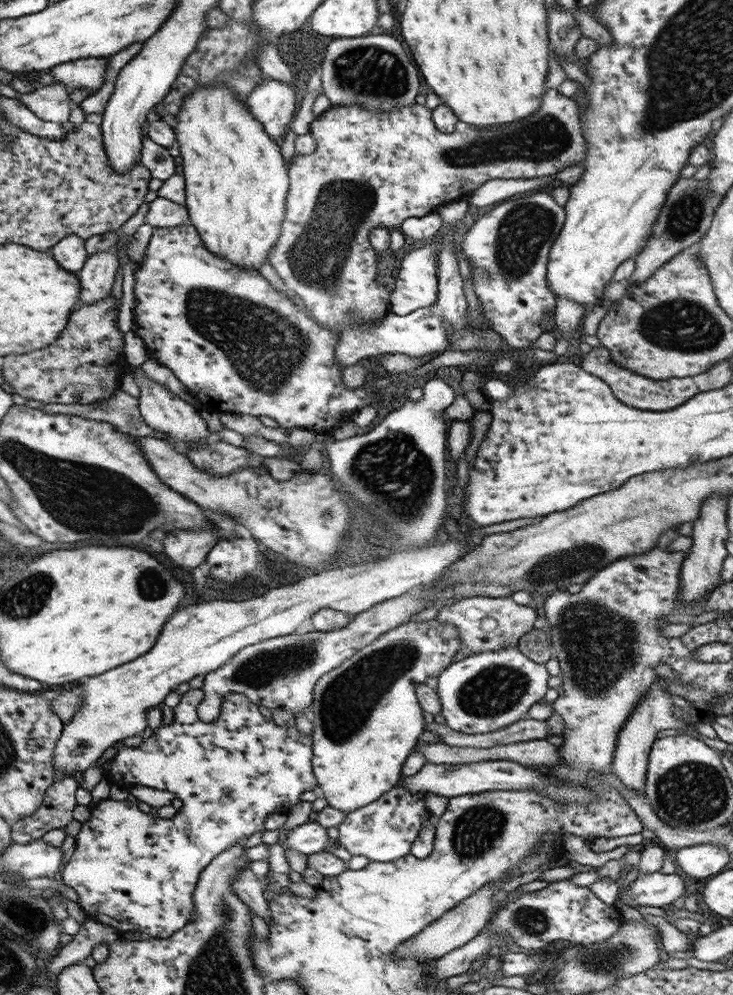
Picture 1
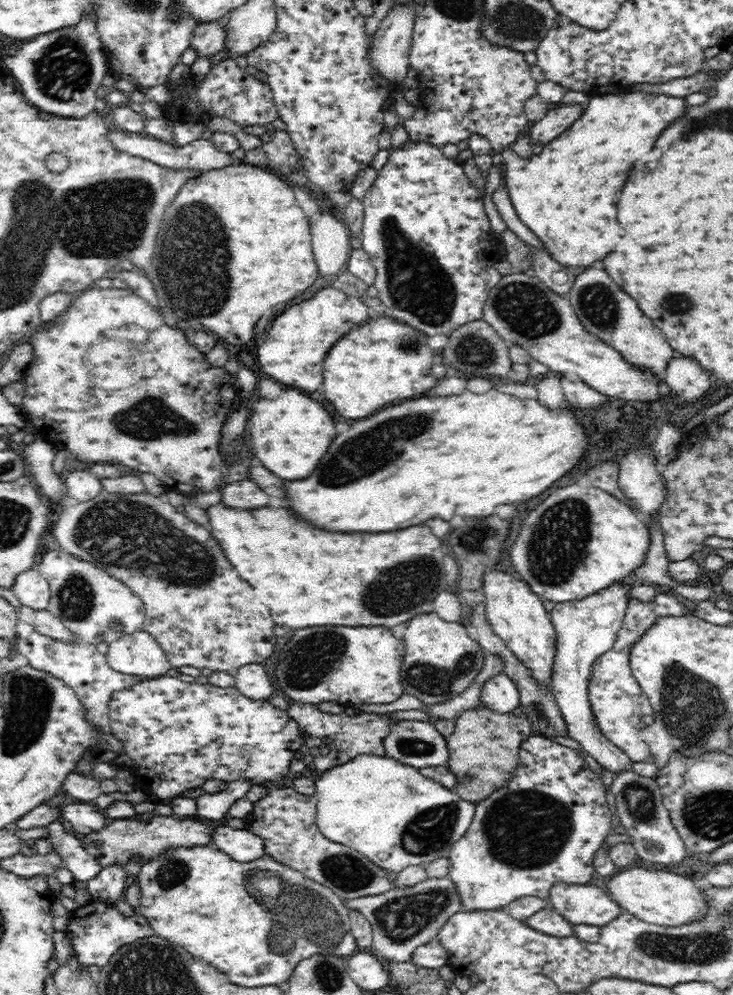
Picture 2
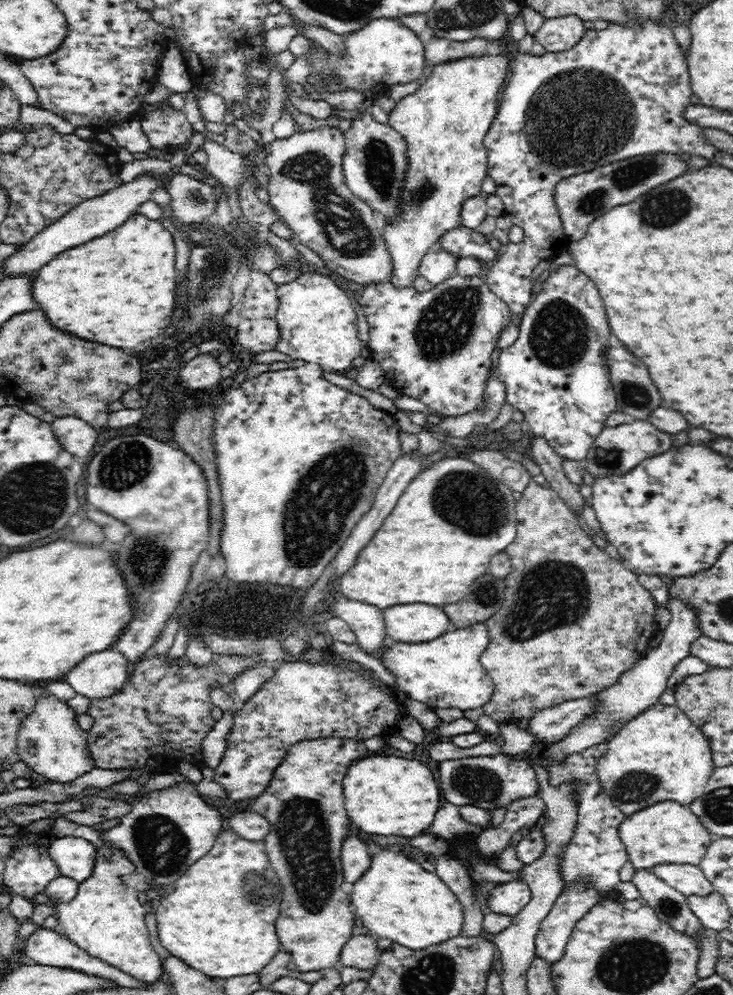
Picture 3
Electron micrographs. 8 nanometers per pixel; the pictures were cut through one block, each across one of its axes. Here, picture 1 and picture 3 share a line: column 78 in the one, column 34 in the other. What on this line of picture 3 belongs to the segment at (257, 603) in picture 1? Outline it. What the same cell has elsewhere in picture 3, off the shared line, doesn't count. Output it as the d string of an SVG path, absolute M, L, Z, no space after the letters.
M34 688L38 700L35 708L20 726L17 736L18 754L34 772L42 774L48 782L66 785L94 769L89 753L89 739L78 722L77 714L64 701L49 693L45 688Z

